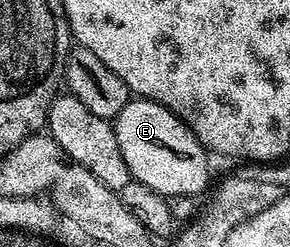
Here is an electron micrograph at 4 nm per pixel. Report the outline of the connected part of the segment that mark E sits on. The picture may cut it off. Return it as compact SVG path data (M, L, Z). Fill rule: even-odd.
M130 98L129 103L123 105L123 109L117 114L115 130L119 149L123 153L123 161L127 161L127 169L136 182L149 186L166 197L179 195L197 197L205 186L206 188L210 186L207 179L209 173L205 170L205 158L207 158L205 147L183 120L175 112L168 111L161 103L153 99Z

